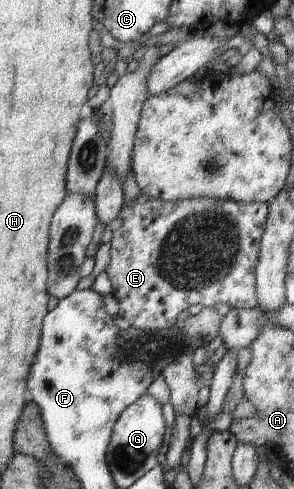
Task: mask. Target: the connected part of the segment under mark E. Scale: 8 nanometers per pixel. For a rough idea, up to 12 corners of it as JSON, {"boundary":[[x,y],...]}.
{"boundary":[[122,201],[103,270],[133,328],[256,307],[266,203]]}

